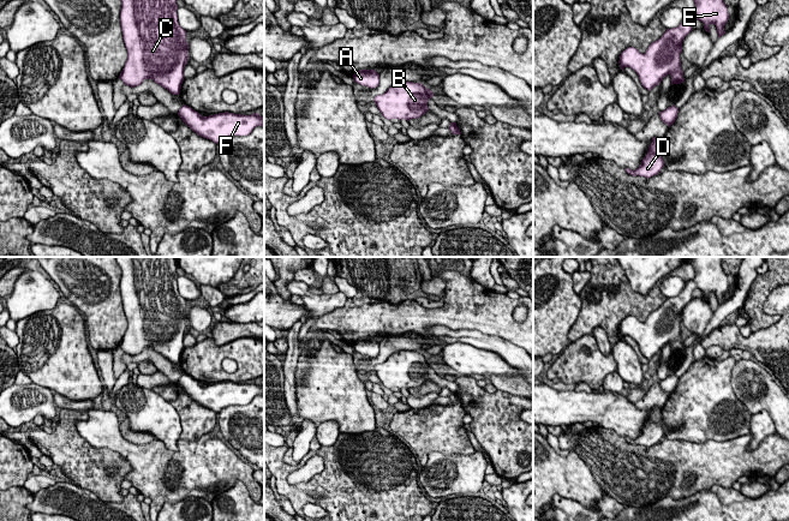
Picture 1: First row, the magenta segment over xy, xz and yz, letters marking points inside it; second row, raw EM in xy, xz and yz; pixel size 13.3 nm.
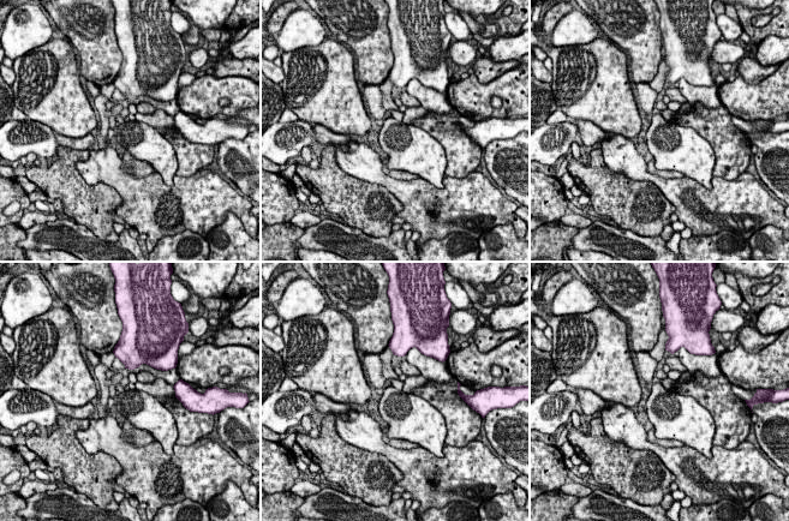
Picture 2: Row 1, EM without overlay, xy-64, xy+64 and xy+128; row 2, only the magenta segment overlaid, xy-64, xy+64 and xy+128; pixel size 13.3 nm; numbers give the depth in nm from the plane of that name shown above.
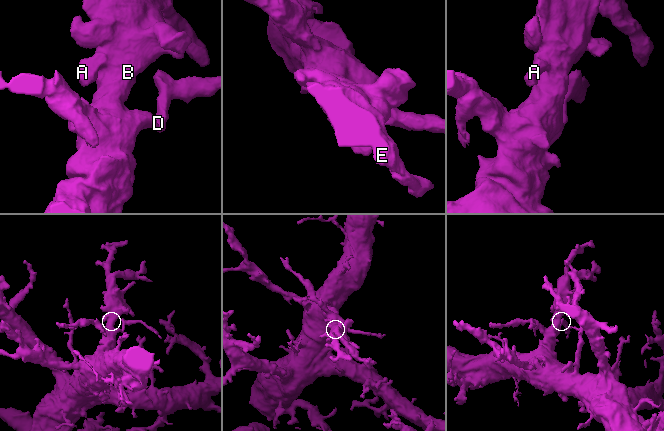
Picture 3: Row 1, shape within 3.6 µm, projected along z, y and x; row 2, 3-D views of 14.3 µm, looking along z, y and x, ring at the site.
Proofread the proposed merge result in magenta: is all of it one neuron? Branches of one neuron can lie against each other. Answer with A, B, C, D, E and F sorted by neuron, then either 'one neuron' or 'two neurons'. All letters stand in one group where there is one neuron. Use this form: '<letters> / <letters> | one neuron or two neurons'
A B C D E F | one neuron

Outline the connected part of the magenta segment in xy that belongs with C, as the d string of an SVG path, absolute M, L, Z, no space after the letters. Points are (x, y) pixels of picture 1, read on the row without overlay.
M115 257L115 260L121 269L120 294L127 318L119 347L131 357L153 348L171 363L179 364L189 329L189 312L186 299L178 291L177 257Z

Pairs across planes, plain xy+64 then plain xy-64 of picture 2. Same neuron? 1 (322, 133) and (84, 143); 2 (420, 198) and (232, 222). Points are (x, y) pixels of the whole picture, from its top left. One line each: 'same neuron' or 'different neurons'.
1: same neuron
2: different neurons

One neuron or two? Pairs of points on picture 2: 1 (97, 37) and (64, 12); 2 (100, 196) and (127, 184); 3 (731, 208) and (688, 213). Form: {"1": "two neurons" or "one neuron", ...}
{"1": "one neuron", "2": "two neurons", "3": "one neuron"}

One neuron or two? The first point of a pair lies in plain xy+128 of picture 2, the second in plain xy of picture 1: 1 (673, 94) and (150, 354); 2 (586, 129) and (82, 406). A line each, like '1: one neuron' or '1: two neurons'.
1: two neurons
2: one neuron

